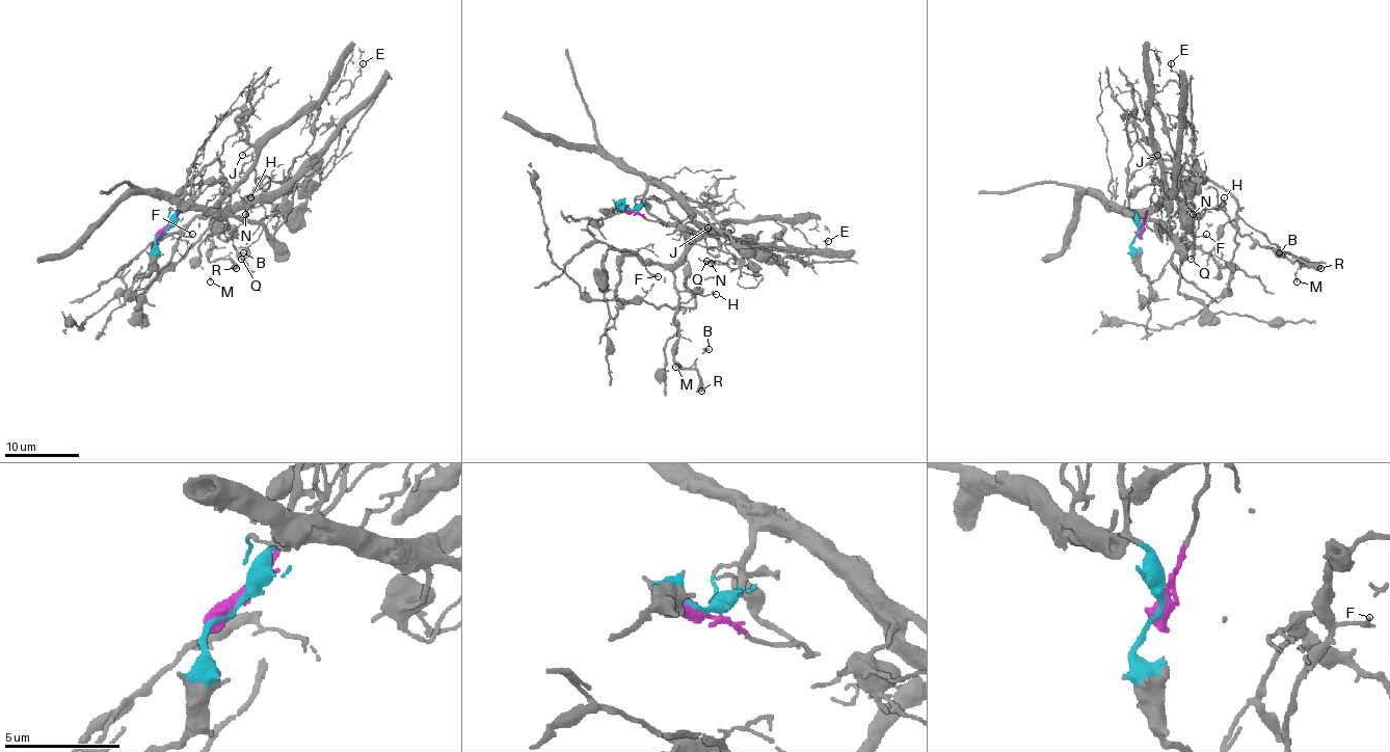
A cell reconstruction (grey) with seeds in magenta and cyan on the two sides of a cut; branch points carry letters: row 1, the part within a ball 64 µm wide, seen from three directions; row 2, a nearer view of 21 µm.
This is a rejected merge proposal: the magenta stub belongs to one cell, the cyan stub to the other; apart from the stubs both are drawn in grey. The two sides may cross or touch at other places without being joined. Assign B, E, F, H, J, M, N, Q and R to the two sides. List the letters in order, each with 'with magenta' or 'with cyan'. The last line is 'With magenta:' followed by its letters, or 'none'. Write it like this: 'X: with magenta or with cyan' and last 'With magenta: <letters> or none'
B: with magenta
E: with magenta
F: with magenta
H: with magenta
J: with magenta
M: with magenta
N: with magenta
Q: with magenta
R: with magenta
With magenta: B, E, F, H, J, M, N, Q, R

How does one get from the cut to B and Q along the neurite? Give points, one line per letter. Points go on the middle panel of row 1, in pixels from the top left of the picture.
B: (629, 209), (689, 233), (689, 249), (673, 268), (679, 310), (673, 359), (690, 367), (709, 348)
Q: (629, 209), (647, 220), (661, 220), (696, 235), (716, 235), (720, 248), (732, 256), (739, 267), (706, 261)

